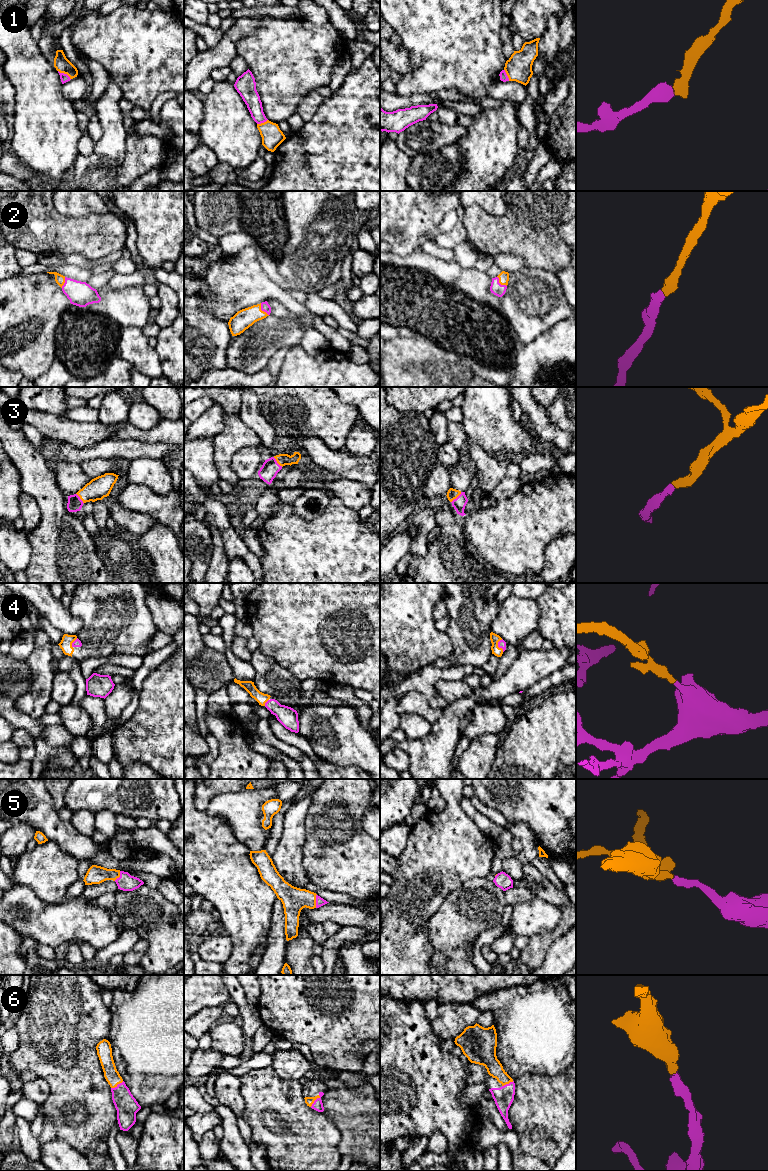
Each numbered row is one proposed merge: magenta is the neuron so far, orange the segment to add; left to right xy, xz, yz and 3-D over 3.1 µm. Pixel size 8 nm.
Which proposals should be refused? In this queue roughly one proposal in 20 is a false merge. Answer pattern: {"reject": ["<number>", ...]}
{"reject": []}

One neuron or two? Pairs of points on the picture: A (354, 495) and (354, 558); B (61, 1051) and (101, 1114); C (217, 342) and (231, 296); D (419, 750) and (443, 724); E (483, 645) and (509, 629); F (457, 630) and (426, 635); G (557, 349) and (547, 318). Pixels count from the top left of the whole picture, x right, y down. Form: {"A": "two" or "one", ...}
{"A": "two", "B": "one", "C": "two", "D": "one", "E": "two", "F": "two", "G": "two"}

